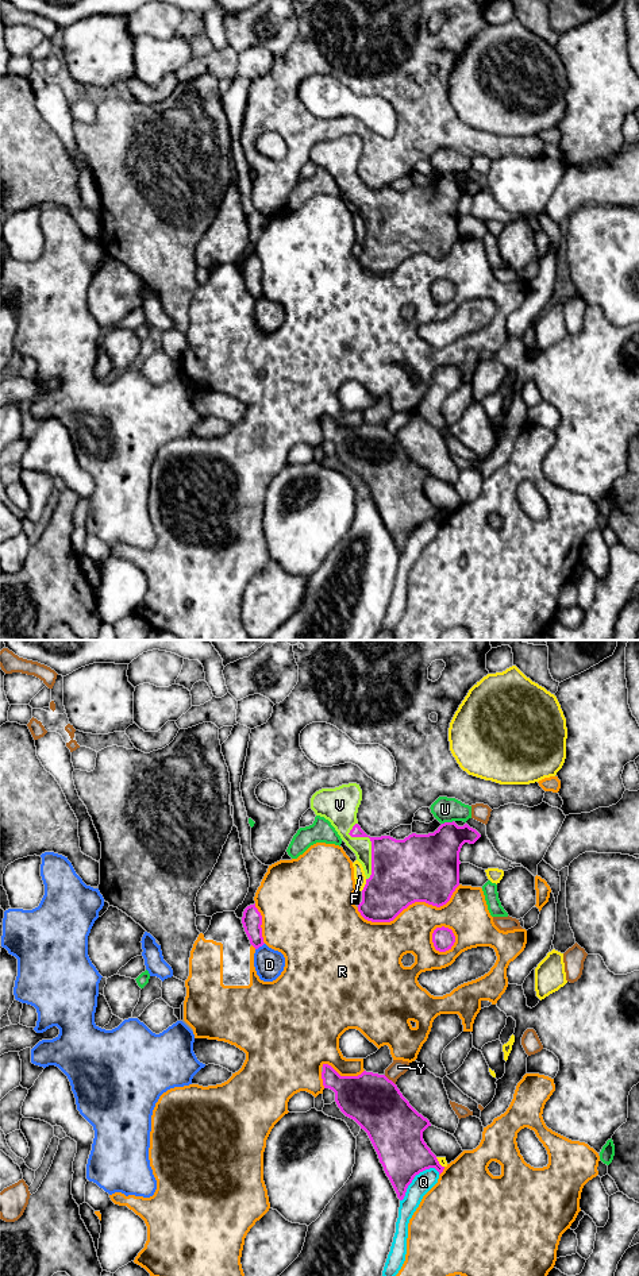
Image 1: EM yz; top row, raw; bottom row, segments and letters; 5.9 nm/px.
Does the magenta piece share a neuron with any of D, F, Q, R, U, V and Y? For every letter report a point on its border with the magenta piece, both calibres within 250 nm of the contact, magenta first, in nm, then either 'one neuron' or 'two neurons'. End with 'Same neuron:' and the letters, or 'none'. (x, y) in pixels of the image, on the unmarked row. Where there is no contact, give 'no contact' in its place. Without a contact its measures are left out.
D: yz (260, 297) | 120/170 nm | two neurons
F: yz (365, 236) | 380/70 nm | two neurons
Q: yz (426, 520) | 300/120 nm | two neurons
R: yz (410, 255) | 400/260 nm | two neurons
U: yz (447, 174) | 320/150 nm | two neurons
V: yz (372, 196) | 380/170 nm | one neuron
Y: yz (388, 431) | 320/90 nm | two neurons
Same neuron: V

